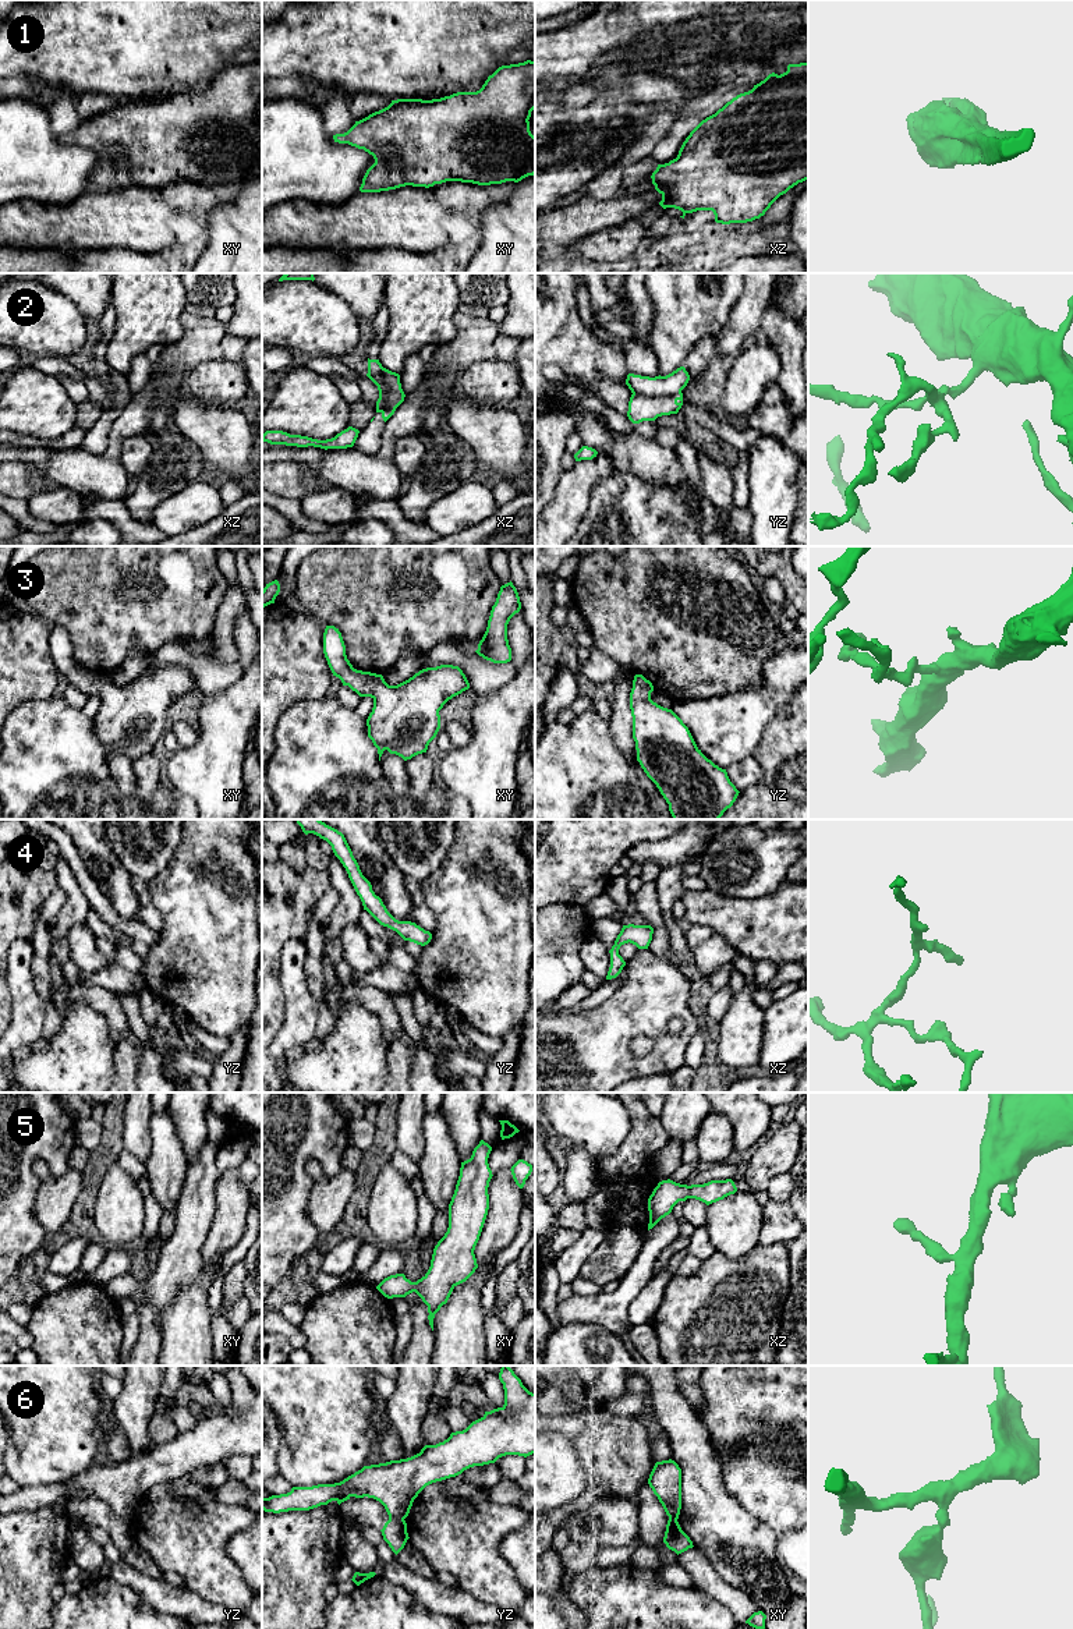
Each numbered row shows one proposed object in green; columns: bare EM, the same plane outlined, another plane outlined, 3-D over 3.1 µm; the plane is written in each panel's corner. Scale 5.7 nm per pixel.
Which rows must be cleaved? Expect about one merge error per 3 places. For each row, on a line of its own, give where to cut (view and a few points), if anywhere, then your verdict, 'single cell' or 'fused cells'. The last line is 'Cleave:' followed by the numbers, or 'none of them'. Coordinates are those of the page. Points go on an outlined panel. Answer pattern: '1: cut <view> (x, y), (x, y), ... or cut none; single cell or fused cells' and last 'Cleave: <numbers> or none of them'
1: cut none; single cell
2: cut yz (680, 390), (672, 395), (655, 396), (633, 393); fused cells
3: cut none; single cell
4: cut none; single cell
5: cut none; single cell
6: cut yz (389, 1516), (403, 1521); fused cells
Cleave: 2, 6

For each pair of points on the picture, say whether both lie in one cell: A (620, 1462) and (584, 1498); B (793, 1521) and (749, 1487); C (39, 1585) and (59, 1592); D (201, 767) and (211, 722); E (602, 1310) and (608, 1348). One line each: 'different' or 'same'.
A: same
B: same
C: different
D: same
E: different

